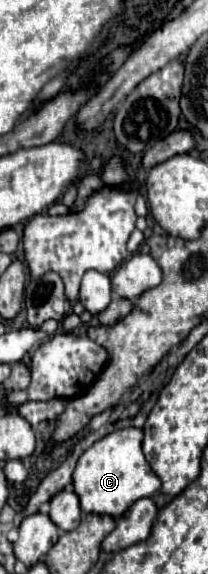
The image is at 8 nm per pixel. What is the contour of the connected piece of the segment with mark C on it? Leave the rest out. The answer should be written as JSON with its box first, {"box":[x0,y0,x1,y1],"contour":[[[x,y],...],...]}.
{"box":[72,427,160,519],"contour":[[[136,427],[116,429],[96,441],[78,459],[72,479],[84,513],[110,515],[114,519],[118,519],[138,499],[154,497],[154,493],[160,489],[160,479],[142,455],[142,429]]]}

